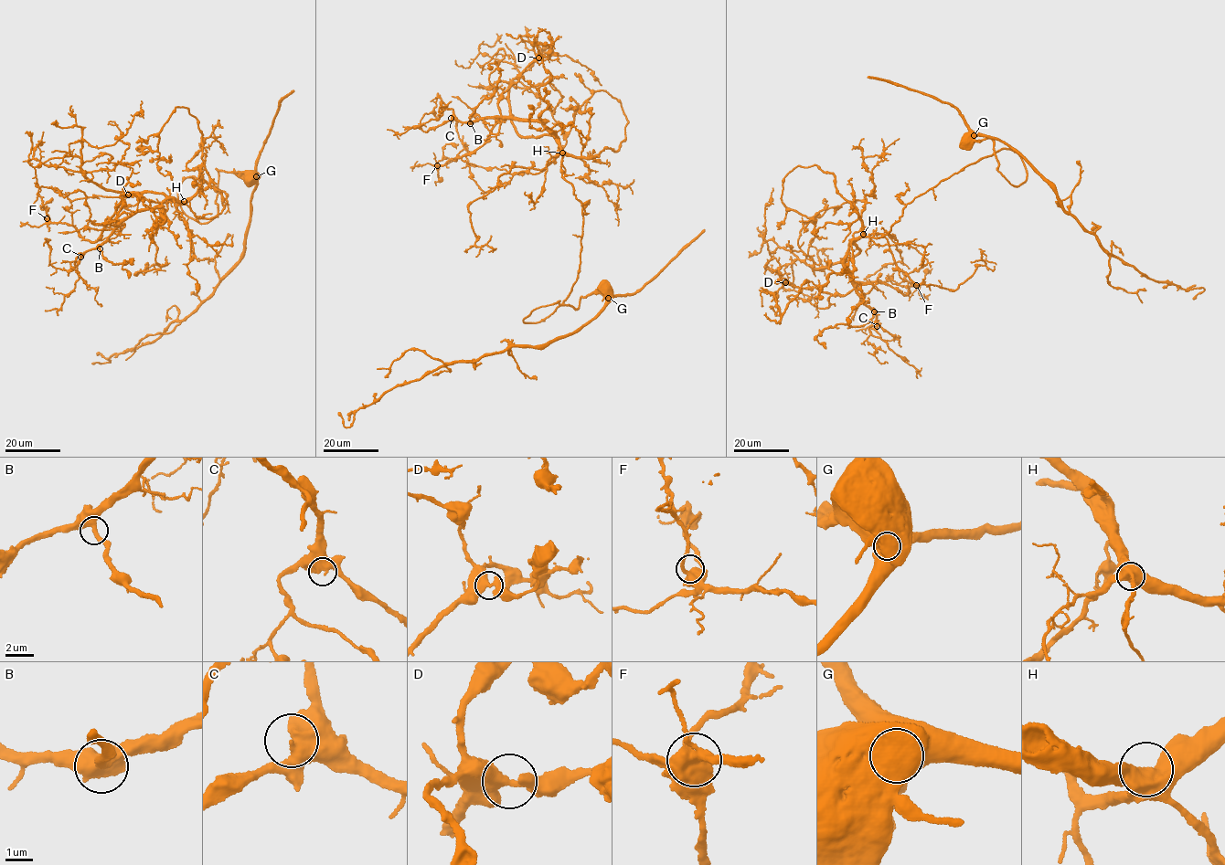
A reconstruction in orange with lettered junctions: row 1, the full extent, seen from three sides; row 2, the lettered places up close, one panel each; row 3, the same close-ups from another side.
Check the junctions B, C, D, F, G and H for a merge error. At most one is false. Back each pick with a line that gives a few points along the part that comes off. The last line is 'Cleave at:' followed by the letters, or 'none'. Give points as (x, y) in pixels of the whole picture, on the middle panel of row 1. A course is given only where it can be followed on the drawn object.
G: (608, 298), (594, 319), (542, 345), (514, 345), (397, 385), (360, 407), (349, 427), (338, 412)
Cleave at: G

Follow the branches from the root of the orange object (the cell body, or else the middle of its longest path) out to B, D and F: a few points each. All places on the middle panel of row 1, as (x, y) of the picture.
B: (607, 289), (523, 321), (548, 317), (570, 293), (582, 207), (562, 176), (560, 143), (538, 121), (470, 123)
D: (607, 289), (523, 321), (548, 317), (569, 296), (583, 227), (560, 143), (499, 109), (538, 58)
F: (607, 289), (523, 321), (562, 304), (581, 250), (581, 204), (538, 121), (497, 118), (481, 146), (437, 165)

